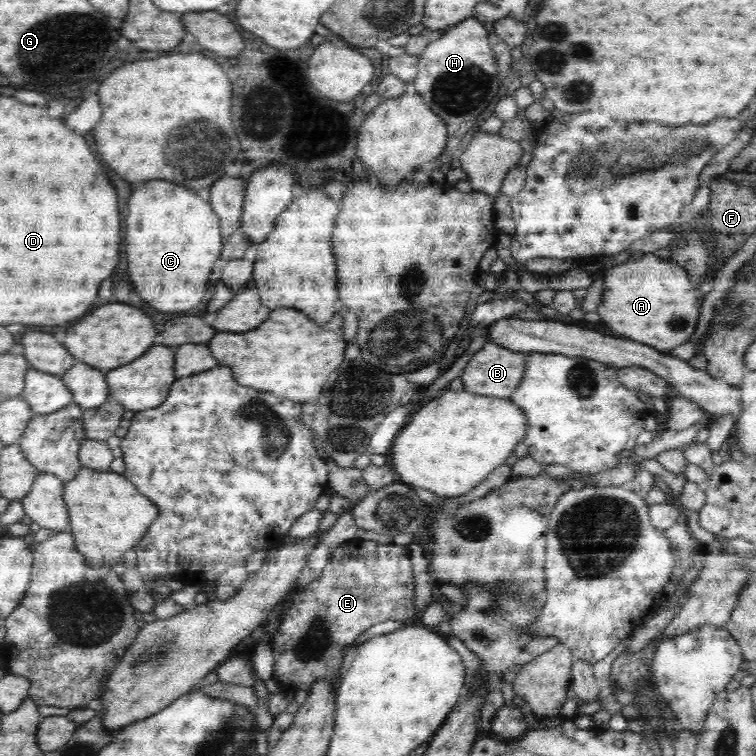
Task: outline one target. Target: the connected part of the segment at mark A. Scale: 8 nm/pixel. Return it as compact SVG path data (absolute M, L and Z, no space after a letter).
M645 254L636 262L626 261L604 272L606 272L606 276L603 276L604 290L602 290L602 300L597 310L602 316L602 322L616 336L630 338L632 341L652 346L660 352L672 350L692 338L698 326L698 318L700 318L702 297L697 288L692 285L691 276L685 268L678 266L672 260Z

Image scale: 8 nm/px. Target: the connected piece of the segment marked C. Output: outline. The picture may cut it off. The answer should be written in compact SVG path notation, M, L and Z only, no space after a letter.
M154 180L138 188L128 200L126 254L134 290L152 308L175 314L202 302L223 238L209 201L184 186Z

